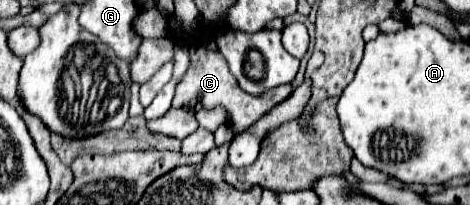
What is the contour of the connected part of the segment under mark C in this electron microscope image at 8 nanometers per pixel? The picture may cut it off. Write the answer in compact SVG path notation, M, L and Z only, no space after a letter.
M194 44L194 46L190 46L190 70L186 72L184 80L176 86L172 108L204 106L204 108L210 110L210 108L222 106L232 116L232 130L238 134L238 132L248 130L252 124L256 124L258 118L262 118L264 114L268 114L268 110L272 110L280 102L284 102L290 94L292 94L290 84L278 86L278 88L274 88L274 90L270 90L270 92L266 92L264 96L258 96L258 98L246 94L238 86L236 78L230 74L226 58L220 52L212 52L212 50L206 50L202 44Z

